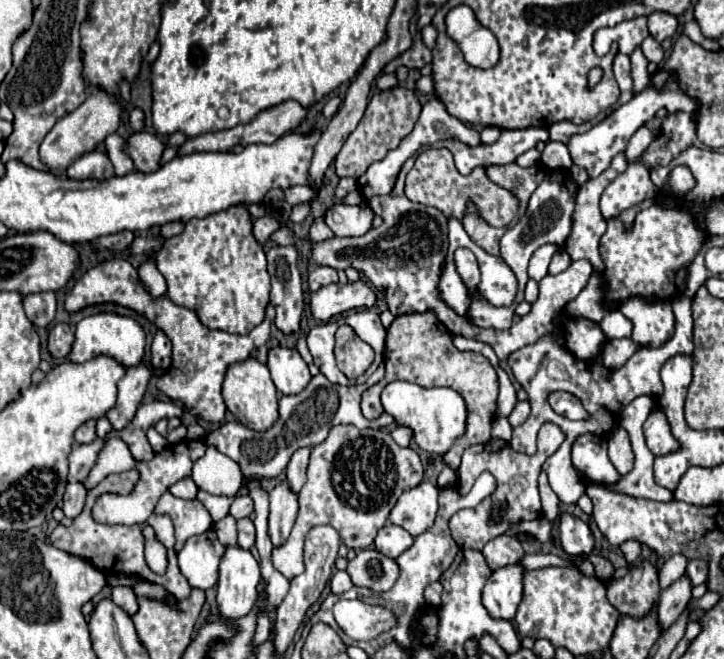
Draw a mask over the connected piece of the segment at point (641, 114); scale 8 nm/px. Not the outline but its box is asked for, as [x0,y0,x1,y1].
[567,73,699,177]

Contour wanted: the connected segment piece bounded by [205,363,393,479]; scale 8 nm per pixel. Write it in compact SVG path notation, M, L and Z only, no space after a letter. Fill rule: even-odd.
M381 363L377 367L377 371L367 379L367 383L343 387L343 385L331 383L325 375L319 373L309 381L309 385L301 393L279 397L279 421L275 421L273 427L269 427L265 431L253 431L251 427L239 423L239 421L229 421L229 423L221 425L217 429L217 433L215 431L209 433L205 437L205 443L215 445L221 453L225 453L233 461L237 461L243 471L243 477L249 477L249 475L253 475L255 479L277 477L287 467L291 455L299 447L319 445L321 441L325 441L329 429L335 425L355 425L359 429L363 429L363 427L381 429L385 425L391 425L393 417L387 413L383 413L377 419L365 419L363 411L361 411L363 391L369 389L371 385L375 385L377 381L381 381L383 375L385 375L385 365Z

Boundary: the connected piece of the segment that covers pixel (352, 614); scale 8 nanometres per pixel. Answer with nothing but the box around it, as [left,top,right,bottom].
[333,599,397,641]

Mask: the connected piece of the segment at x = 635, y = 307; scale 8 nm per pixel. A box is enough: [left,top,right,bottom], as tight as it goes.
[619,299,675,347]

